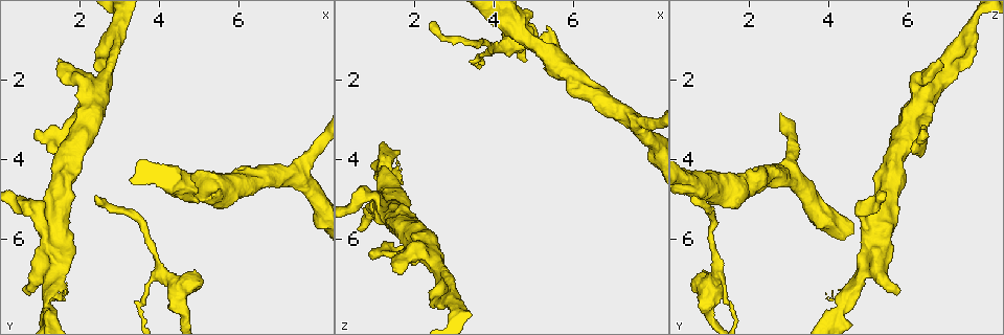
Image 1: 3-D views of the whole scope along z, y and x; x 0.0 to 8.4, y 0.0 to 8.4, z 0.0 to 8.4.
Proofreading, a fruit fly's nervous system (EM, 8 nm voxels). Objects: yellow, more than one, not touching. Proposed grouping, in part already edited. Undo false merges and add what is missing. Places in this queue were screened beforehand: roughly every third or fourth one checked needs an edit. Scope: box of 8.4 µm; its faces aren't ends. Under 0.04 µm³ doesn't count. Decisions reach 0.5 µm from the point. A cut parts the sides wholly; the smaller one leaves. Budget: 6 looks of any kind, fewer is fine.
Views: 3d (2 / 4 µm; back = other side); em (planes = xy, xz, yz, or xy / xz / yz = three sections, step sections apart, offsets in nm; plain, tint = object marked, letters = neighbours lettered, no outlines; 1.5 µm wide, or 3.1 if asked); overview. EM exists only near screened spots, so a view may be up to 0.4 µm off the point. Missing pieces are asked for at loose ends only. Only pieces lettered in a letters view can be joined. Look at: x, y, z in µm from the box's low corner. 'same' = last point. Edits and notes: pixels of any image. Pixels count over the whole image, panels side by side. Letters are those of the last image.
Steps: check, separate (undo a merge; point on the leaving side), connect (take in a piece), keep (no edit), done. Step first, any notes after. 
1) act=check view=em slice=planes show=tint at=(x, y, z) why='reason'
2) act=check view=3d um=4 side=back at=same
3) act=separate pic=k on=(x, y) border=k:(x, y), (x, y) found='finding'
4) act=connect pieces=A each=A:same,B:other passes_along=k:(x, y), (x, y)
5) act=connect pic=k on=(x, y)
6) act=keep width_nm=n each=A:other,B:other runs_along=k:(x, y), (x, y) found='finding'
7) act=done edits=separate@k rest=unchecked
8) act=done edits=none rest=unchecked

act=check view=em slice=xz step=4 show=letters at=(2.40, 4.90, 0.55) why='tapers out'

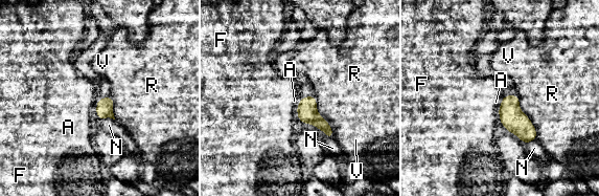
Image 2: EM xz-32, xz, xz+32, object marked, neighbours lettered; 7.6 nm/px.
act=check view=em slice=planes show=letters at=same

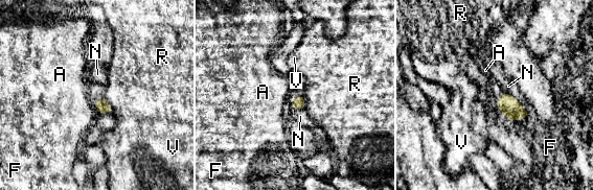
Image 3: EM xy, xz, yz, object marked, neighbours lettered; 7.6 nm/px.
act=keep each=A:other,F:other,N:other,R:other,V:other border=3:(503, 91), (511, 94), (521, 103) found='no lettered piece goes on from it'

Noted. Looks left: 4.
act=check view=3d um=4 at=(5.30, 4.85, 0.70) why='an open end'

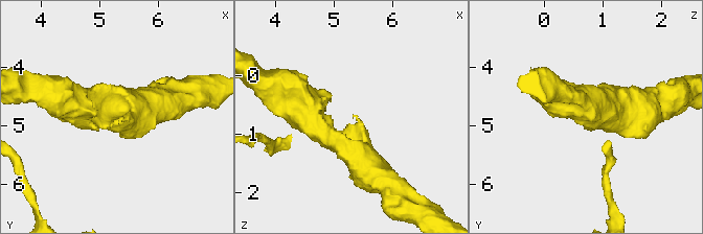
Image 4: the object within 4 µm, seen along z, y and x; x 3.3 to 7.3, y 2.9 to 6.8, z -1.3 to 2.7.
act=check view=em slice=xz step=8 show=letters at=(5.30, 4.90, 0.70)

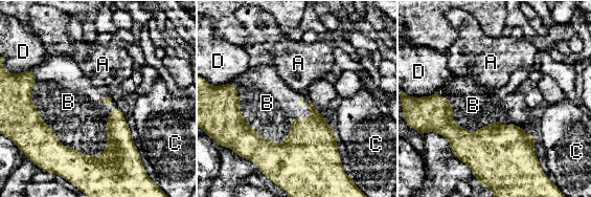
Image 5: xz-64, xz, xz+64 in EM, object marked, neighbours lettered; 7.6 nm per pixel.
act=connect pieces=B each=A:other,B:same,C:other,D:other found='it goes on there'

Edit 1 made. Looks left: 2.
act=check view=em slice=xz step=4 show=letters at=(1.70, 7.30, 4.20) why='free end'

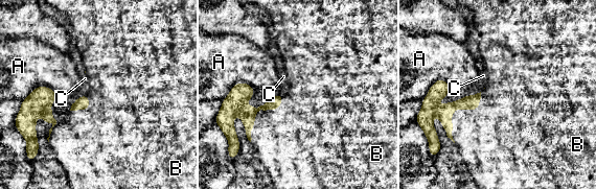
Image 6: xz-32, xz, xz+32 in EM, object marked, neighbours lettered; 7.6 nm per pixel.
act=keep each=A:other,B:other,C:other found='no lettered piece goes on from it'

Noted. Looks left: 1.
act=done edits=connect@5 rest=unchecked

